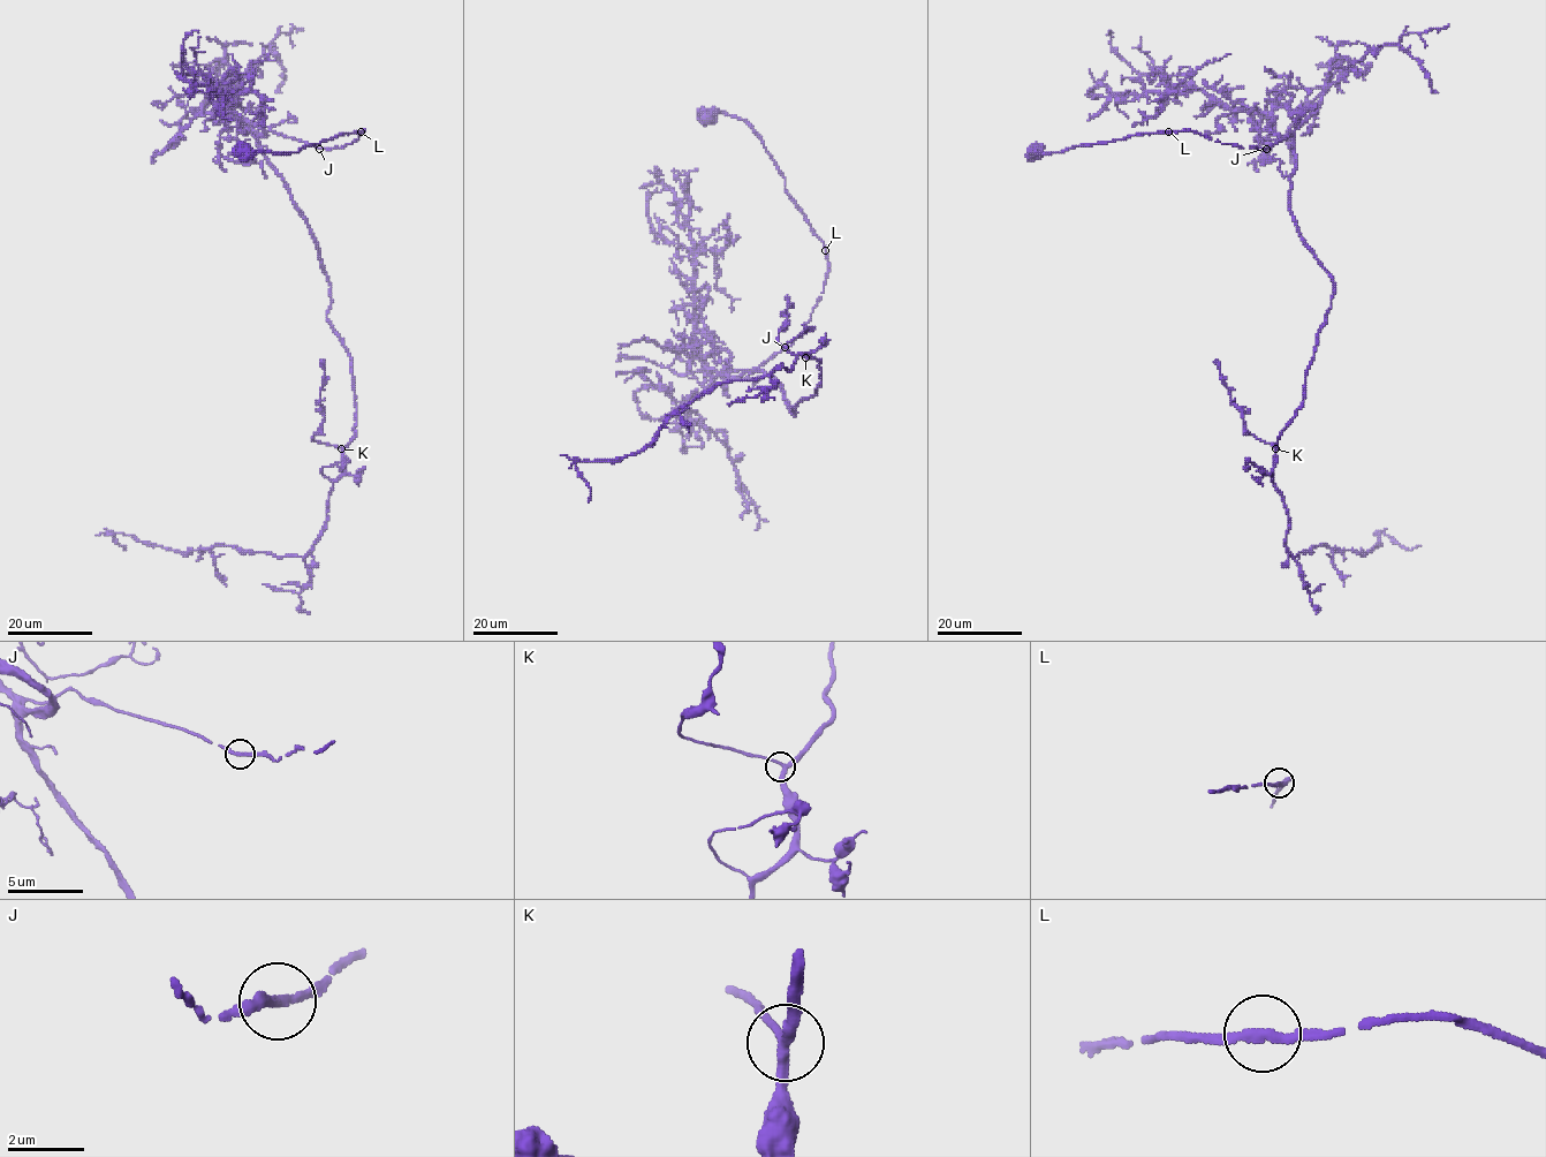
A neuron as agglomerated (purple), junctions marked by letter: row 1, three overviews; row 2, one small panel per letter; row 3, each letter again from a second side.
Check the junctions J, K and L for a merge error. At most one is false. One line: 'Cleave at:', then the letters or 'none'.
Cleave at: none

